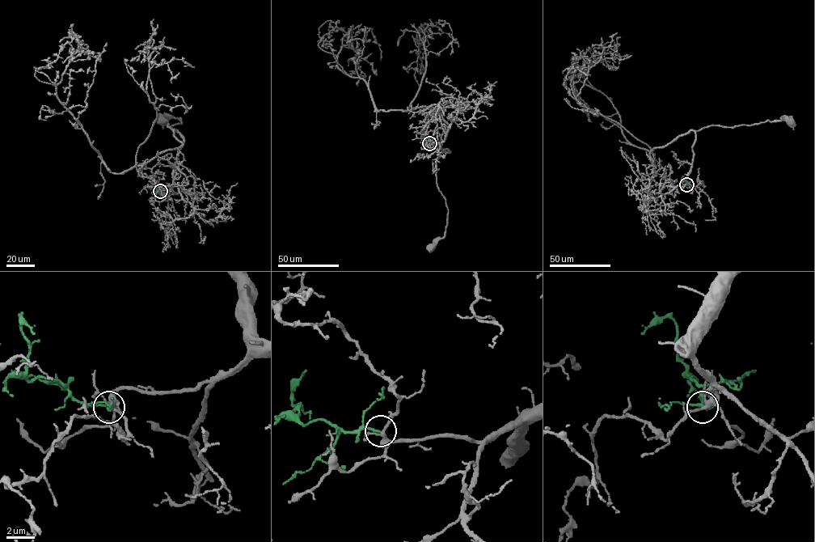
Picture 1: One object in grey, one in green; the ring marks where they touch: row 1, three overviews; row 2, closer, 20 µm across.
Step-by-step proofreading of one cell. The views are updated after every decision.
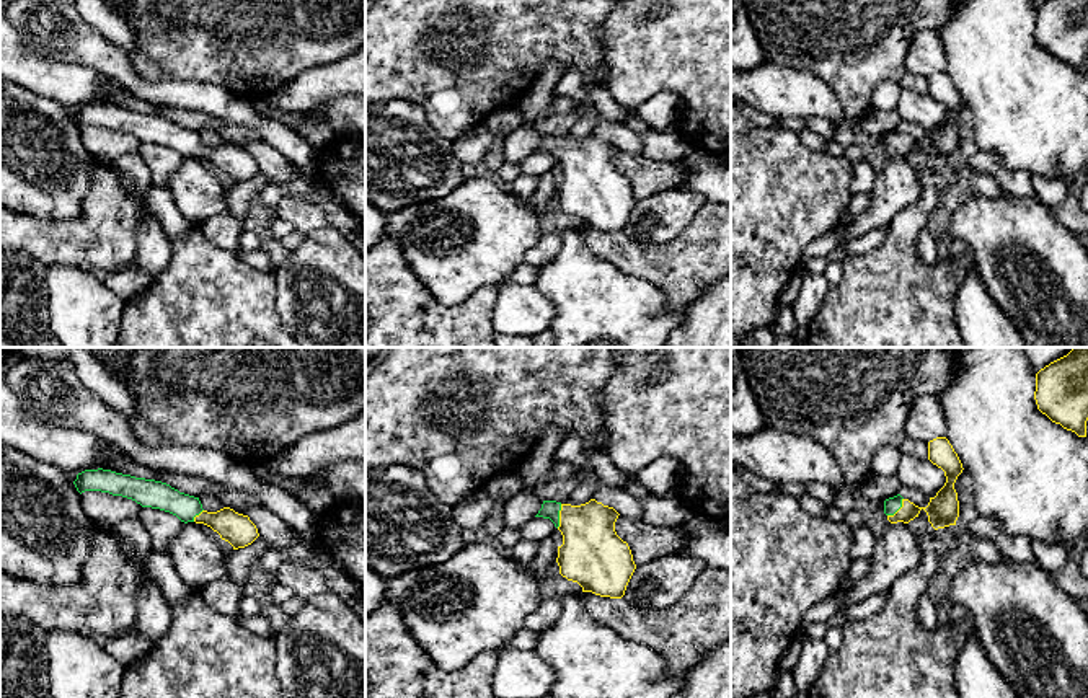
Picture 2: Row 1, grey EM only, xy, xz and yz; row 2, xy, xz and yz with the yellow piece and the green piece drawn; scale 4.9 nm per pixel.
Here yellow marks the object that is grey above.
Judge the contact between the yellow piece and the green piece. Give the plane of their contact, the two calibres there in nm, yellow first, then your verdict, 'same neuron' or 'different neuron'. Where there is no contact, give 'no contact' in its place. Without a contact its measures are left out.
xz | 320/100 nm | same neuron

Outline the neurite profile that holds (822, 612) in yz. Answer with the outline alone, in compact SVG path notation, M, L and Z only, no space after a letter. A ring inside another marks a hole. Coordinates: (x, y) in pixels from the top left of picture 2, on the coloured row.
M843 590L837 592L832 599L827 599L814 607L811 607L803 620L801 626L806 623L827 623L845 603Z

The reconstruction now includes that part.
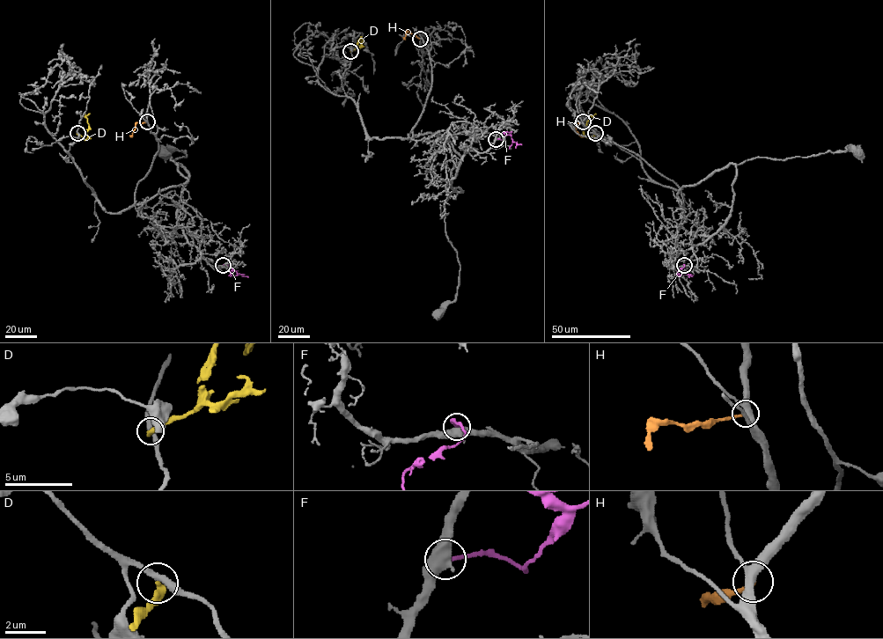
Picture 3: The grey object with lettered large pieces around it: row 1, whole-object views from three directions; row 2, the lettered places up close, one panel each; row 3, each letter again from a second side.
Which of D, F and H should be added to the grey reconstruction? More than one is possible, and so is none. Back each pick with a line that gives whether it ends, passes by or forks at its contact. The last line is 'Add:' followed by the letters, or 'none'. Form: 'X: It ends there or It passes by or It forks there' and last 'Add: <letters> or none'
F: It ends there
Add: F

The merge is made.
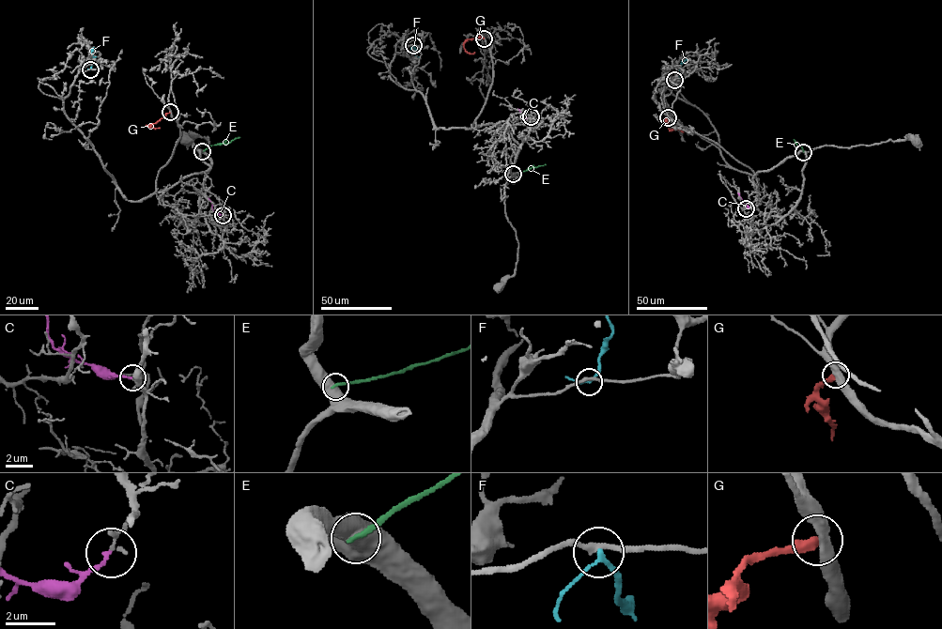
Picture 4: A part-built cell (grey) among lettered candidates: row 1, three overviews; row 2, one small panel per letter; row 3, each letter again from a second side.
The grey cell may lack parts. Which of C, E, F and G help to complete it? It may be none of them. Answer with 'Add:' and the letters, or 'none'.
Add: F

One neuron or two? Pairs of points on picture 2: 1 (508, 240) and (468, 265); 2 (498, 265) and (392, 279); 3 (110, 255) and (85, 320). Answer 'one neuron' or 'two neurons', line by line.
1: one neuron
2: two neurons
3: two neurons

